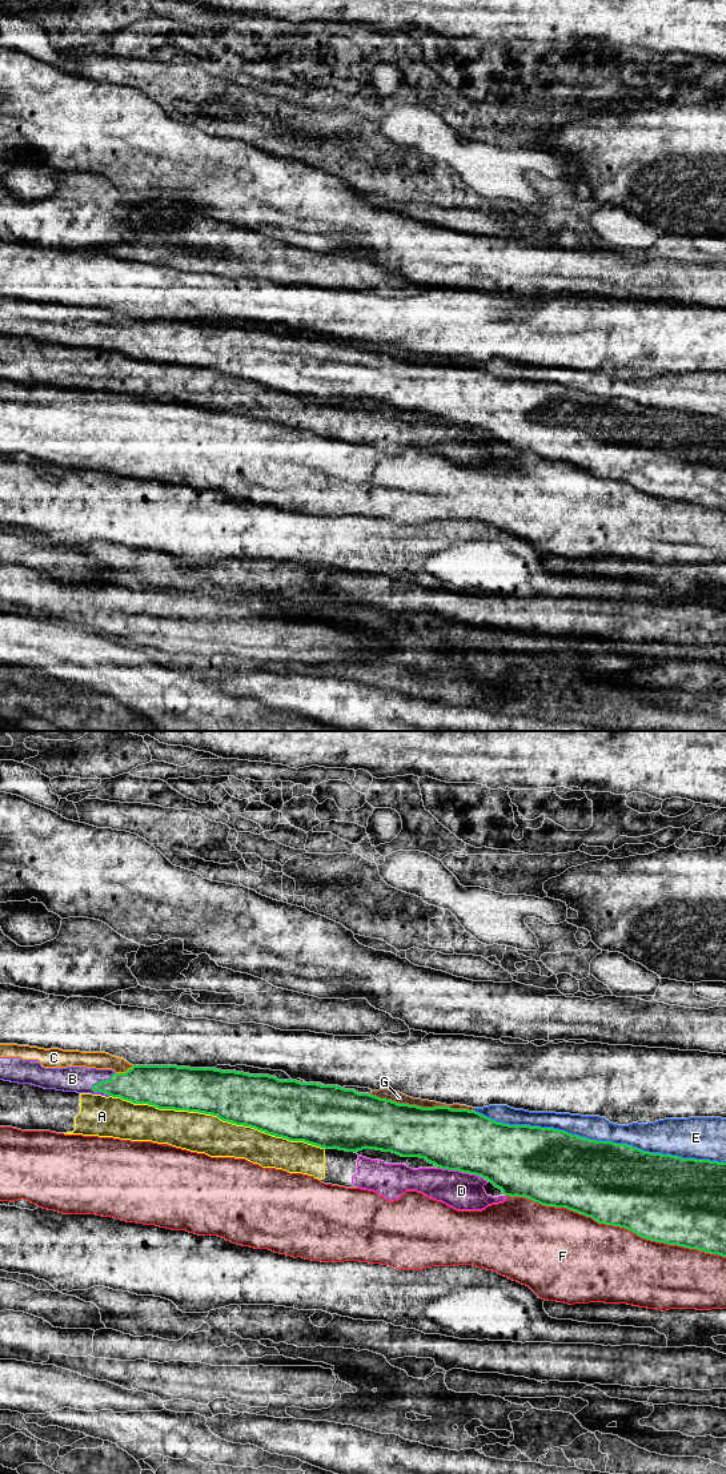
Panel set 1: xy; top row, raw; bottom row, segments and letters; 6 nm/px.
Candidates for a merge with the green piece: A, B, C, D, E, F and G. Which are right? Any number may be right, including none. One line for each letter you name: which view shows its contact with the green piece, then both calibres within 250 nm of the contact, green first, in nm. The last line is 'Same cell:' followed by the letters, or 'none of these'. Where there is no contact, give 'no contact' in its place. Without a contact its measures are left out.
B: contact in xy; calibres 240 and 160 nm
Same cell: B

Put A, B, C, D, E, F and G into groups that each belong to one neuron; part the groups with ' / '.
A D / B / C E G / F

